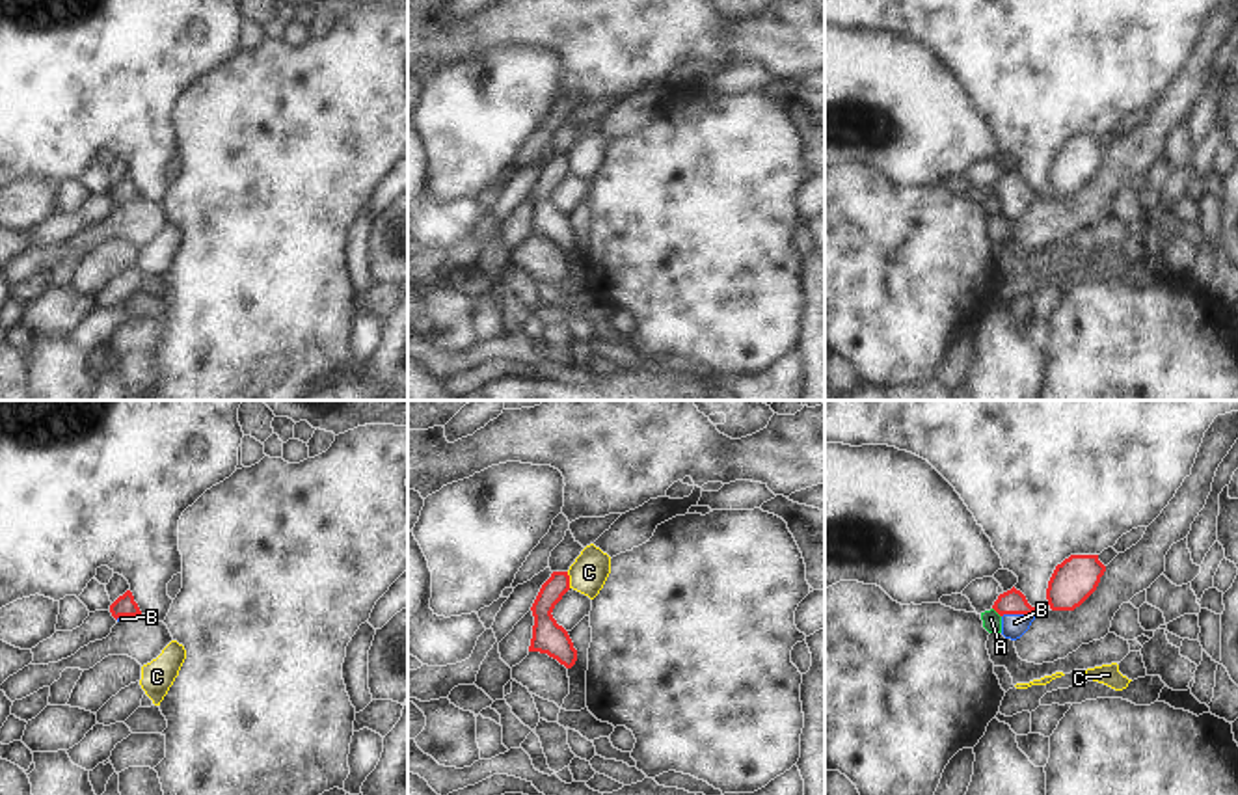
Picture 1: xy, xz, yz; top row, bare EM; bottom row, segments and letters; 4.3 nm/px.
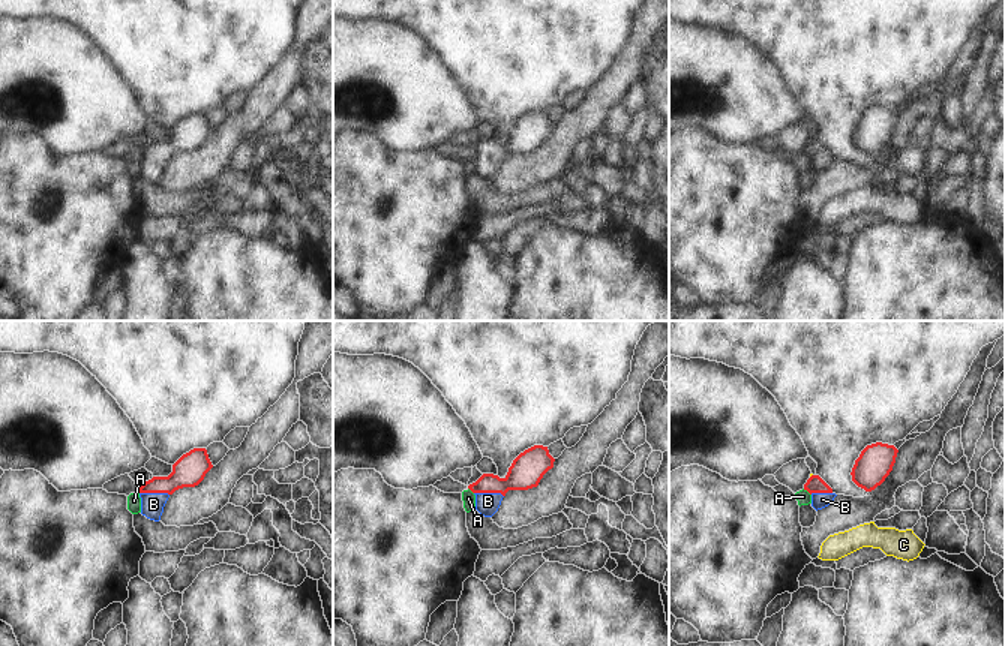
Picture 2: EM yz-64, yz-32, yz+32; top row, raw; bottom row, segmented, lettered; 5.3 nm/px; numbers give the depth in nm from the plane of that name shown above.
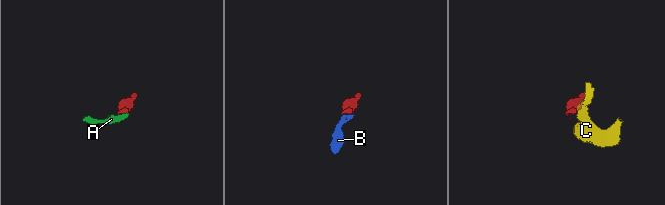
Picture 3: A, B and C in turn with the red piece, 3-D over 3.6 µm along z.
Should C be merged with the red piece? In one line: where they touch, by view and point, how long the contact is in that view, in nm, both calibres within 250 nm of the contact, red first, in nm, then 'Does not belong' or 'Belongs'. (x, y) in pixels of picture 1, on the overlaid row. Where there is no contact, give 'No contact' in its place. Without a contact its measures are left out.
Touches red at xz (568, 579). Shared border 70 nm. Thickness 120 nm (red) against 160 nm. Does not belong

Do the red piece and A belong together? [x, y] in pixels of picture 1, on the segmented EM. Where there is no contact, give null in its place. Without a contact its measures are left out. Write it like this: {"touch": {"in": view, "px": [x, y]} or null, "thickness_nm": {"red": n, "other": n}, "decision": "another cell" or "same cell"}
{"touch": {"in": "yz", "px": [996, 611]}, "thickness_nm": {"red": 110, "other": 80}, "decision": "another cell"}

